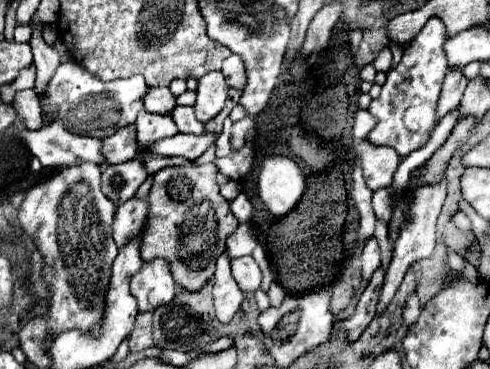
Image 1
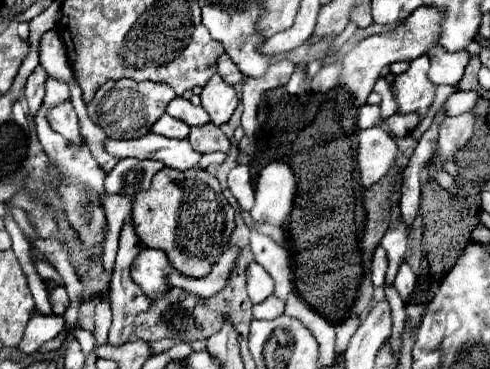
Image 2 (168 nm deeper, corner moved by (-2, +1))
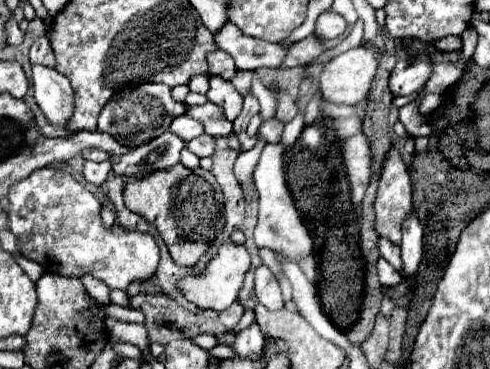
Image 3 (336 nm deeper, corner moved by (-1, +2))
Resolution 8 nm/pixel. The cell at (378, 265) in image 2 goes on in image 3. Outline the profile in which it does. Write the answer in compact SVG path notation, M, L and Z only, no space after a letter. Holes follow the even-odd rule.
M379 259L377 269L379 269L379 281L381 281L383 287L393 287L393 285L399 285L403 281L401 271L397 271L393 265L389 265L383 259Z

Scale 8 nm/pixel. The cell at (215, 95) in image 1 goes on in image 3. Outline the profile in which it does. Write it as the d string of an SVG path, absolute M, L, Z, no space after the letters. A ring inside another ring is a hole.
M211 77L211 89L207 91L207 99L215 105L221 105L229 121L235 121L243 107L243 95L231 85L231 81L223 81L223 77Z

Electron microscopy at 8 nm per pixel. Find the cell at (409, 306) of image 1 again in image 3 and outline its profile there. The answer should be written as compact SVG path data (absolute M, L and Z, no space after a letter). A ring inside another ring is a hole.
M379 237L377 249L383 259L387 259L395 269L401 269L401 249L397 245L393 245L387 237Z

